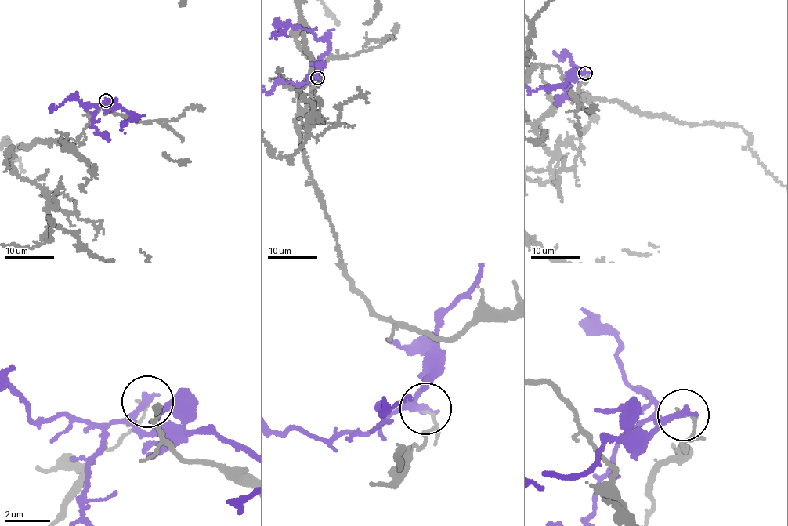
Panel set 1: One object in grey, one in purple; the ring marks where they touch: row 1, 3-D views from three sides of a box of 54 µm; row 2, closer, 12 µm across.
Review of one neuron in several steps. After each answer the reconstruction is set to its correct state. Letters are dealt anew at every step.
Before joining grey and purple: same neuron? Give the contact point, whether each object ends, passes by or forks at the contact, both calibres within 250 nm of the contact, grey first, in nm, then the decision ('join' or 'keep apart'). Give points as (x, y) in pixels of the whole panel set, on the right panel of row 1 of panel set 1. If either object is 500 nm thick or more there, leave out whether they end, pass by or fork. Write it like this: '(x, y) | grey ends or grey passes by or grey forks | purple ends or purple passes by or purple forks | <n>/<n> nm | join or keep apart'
(585, 73) | grey ends | purple ends | 130/340 nm | keep apart

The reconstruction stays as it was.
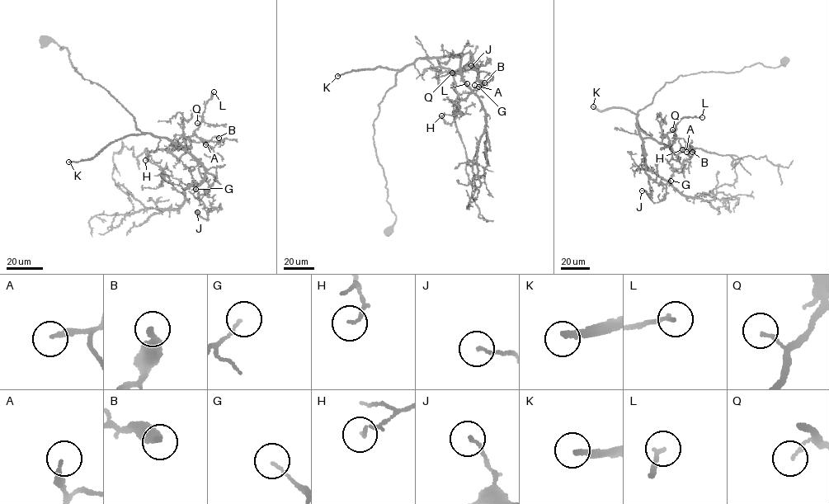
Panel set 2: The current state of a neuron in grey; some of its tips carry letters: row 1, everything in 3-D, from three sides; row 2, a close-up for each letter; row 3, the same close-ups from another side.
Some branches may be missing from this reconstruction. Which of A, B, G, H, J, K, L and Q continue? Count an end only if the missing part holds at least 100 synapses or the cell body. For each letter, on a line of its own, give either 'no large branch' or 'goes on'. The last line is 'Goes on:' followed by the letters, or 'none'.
A: no large branch
B: no large branch
G: no large branch
H: no large branch
J: no large branch
K: goes on
L: no large branch
Q: no large branch
Goes on: K

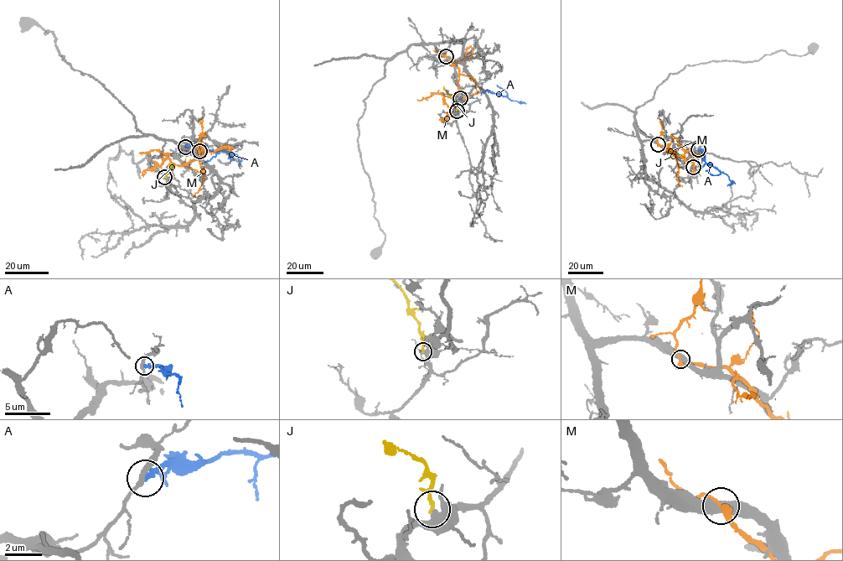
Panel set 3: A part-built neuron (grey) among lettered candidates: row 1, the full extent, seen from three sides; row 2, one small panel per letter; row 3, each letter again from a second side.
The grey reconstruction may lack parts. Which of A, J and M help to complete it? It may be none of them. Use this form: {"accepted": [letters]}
{"accepted": []}

